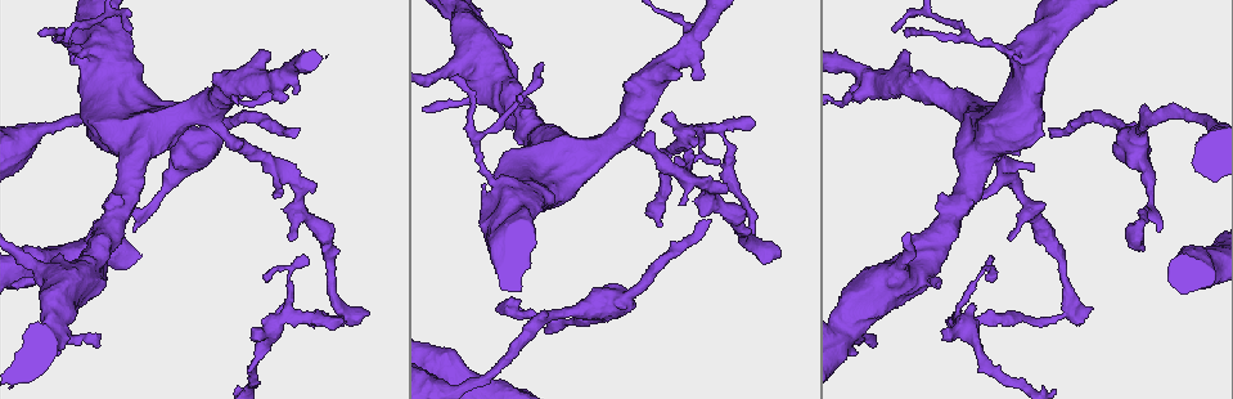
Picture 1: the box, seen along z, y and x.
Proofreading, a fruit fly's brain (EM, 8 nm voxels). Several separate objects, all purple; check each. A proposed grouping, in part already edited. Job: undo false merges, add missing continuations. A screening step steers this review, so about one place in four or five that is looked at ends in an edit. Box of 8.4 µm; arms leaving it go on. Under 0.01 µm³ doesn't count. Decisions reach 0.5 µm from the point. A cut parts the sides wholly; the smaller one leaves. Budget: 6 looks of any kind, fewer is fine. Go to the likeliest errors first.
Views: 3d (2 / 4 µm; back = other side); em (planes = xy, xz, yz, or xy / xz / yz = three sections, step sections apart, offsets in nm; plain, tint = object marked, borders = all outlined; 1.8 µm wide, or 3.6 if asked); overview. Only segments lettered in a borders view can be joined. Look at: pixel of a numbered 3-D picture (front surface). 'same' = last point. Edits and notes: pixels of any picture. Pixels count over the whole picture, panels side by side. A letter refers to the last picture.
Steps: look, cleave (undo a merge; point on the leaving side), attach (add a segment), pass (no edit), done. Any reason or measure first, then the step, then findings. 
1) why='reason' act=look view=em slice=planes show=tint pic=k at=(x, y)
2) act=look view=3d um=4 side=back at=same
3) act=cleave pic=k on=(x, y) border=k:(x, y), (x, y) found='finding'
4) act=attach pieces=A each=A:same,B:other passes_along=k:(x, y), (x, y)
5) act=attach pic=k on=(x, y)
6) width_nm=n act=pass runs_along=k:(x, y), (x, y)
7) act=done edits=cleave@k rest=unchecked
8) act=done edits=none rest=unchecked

why='branch stops here' act=look view=3d um=2 pic=1 at=(709, 221)

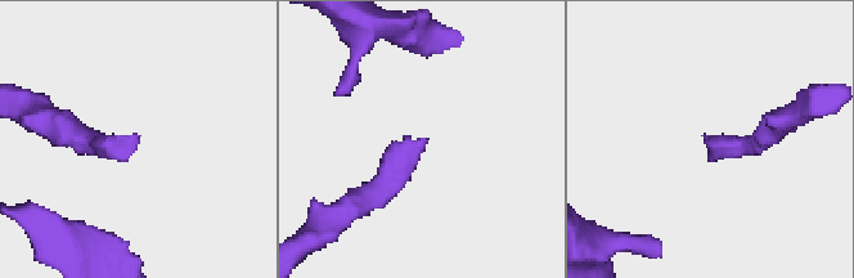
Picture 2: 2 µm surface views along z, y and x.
why='now the EM' act=look view=em slice=planes show=borders pic=2 at=(421, 141)

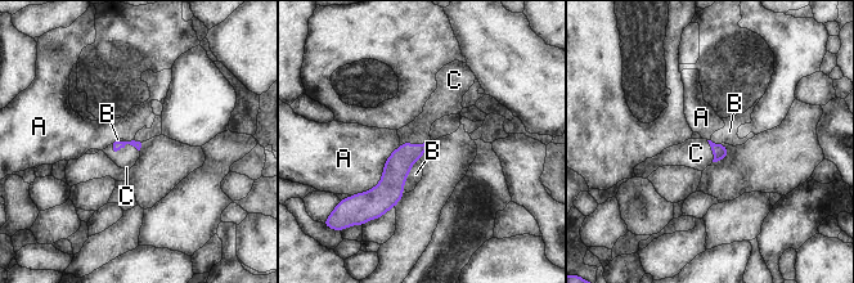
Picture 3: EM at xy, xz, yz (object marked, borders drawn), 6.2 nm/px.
longest_contact=A:440nm act=attach pieces=C each=A:other,B:other,C:same found='it goes on there'

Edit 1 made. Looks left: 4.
why='branch point' act=look view=3d um=4 side=back pic=1 at=(751, 240)

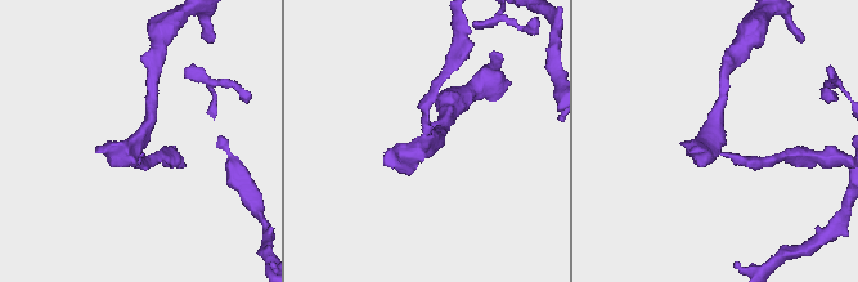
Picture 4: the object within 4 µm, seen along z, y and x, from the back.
why='need the tissue' act=look view=em slice=yz step=8 show=borders pic=4 at=(141, 140)

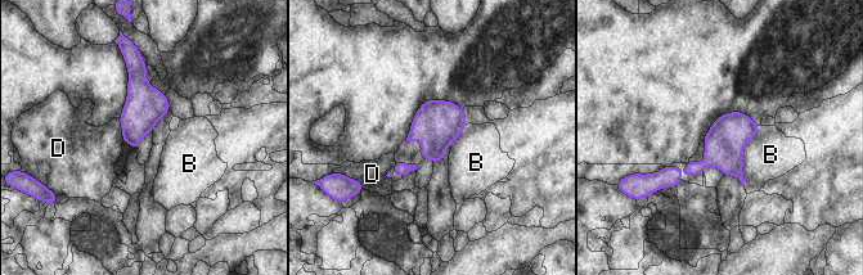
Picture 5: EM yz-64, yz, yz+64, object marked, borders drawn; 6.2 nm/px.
width_nm=220 longest_contact=B:380nm act=pass each=B:other,D:other found='all the same neuron'

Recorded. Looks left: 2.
why='free end' act=look view=3d um=2 pic=1 at=(290, 238)

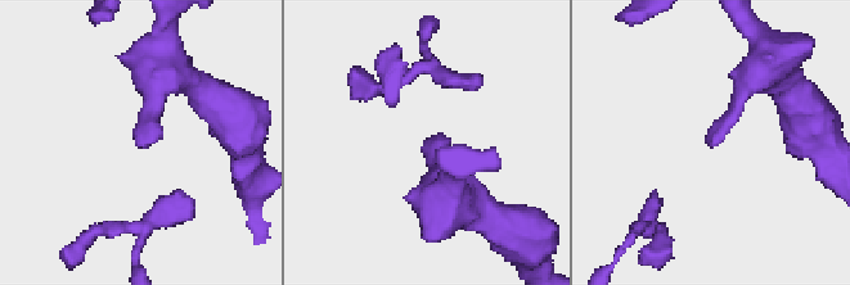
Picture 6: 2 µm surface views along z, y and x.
why='need the tissue' act=look view=em slice=planes show=borders pic=6 at=(140, 148)

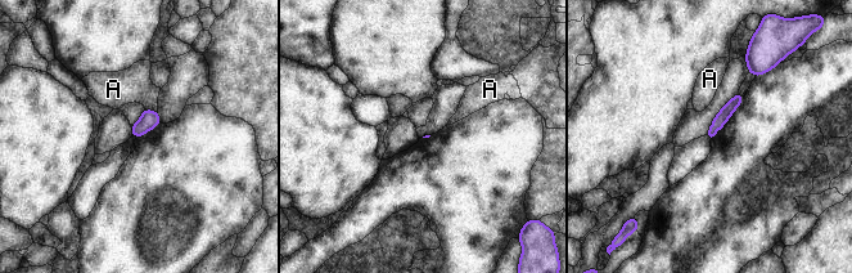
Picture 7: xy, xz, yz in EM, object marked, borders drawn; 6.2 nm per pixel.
act=pass each=A:other border=7:(144, 107), (157, 111) found='none of them fits'

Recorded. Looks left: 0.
act=done edits=attach@3 rest=unchecked

